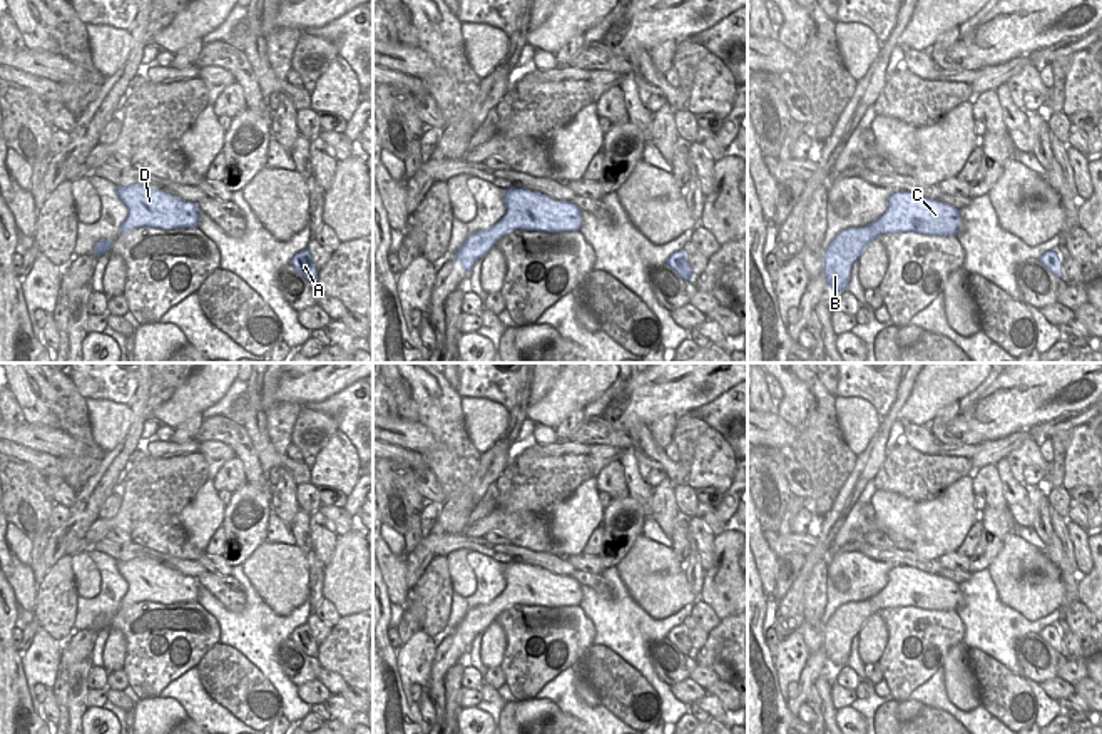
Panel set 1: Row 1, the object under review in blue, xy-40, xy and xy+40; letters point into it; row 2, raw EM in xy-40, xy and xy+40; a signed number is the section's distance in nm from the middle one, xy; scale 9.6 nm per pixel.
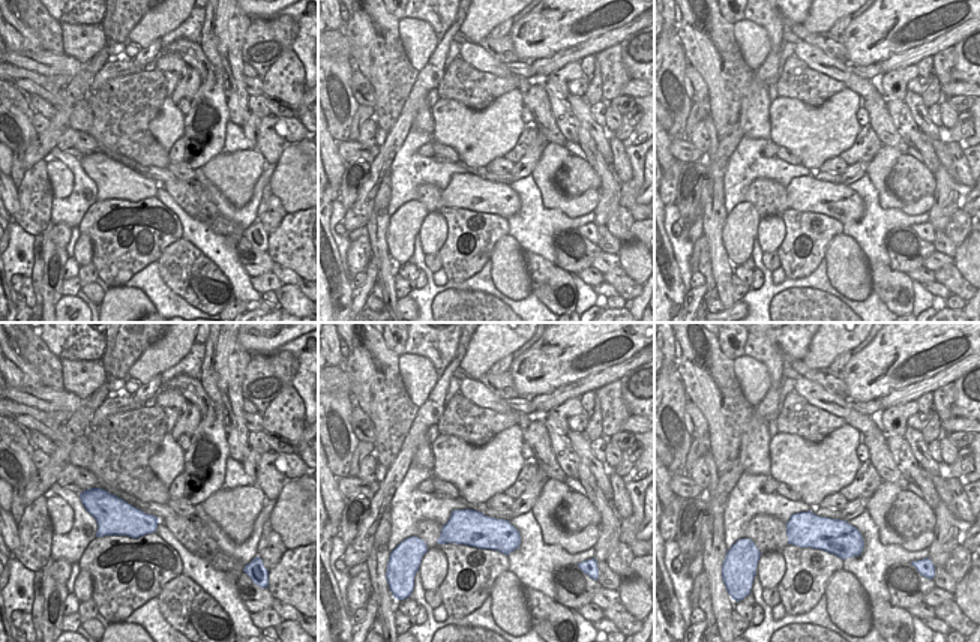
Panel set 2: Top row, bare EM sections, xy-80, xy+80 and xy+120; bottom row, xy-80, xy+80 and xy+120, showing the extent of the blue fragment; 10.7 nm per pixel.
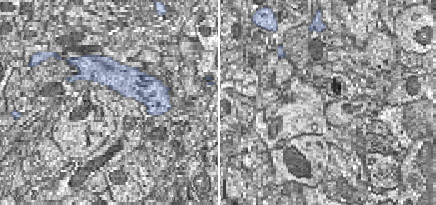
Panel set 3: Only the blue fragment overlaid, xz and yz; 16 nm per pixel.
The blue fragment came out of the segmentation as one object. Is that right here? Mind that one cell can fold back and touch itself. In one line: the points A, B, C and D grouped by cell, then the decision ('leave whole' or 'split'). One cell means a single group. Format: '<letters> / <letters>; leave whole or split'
A B C D; leave whole

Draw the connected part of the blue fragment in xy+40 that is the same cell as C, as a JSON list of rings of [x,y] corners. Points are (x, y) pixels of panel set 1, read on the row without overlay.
[[[898,565],[888,572],[888,584],[865,602],[841,605],[824,625],[823,649],[833,669],[846,665],[851,640],[865,622],[885,609],[918,607],[925,610],[955,610],[963,597],[958,584],[921,572],[915,567]]]

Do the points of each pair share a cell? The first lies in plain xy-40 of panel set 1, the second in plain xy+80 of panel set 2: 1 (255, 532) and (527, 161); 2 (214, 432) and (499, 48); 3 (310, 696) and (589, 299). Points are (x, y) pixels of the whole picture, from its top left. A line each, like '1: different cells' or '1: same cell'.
1: same cell
2: same cell
3: different cells

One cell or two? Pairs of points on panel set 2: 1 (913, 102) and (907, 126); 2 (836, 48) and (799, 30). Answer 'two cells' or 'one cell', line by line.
1: two cells
2: one cell

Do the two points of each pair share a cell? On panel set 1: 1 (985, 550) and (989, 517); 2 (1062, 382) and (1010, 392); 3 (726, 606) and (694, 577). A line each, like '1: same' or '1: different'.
1: same
2: same
3: different

